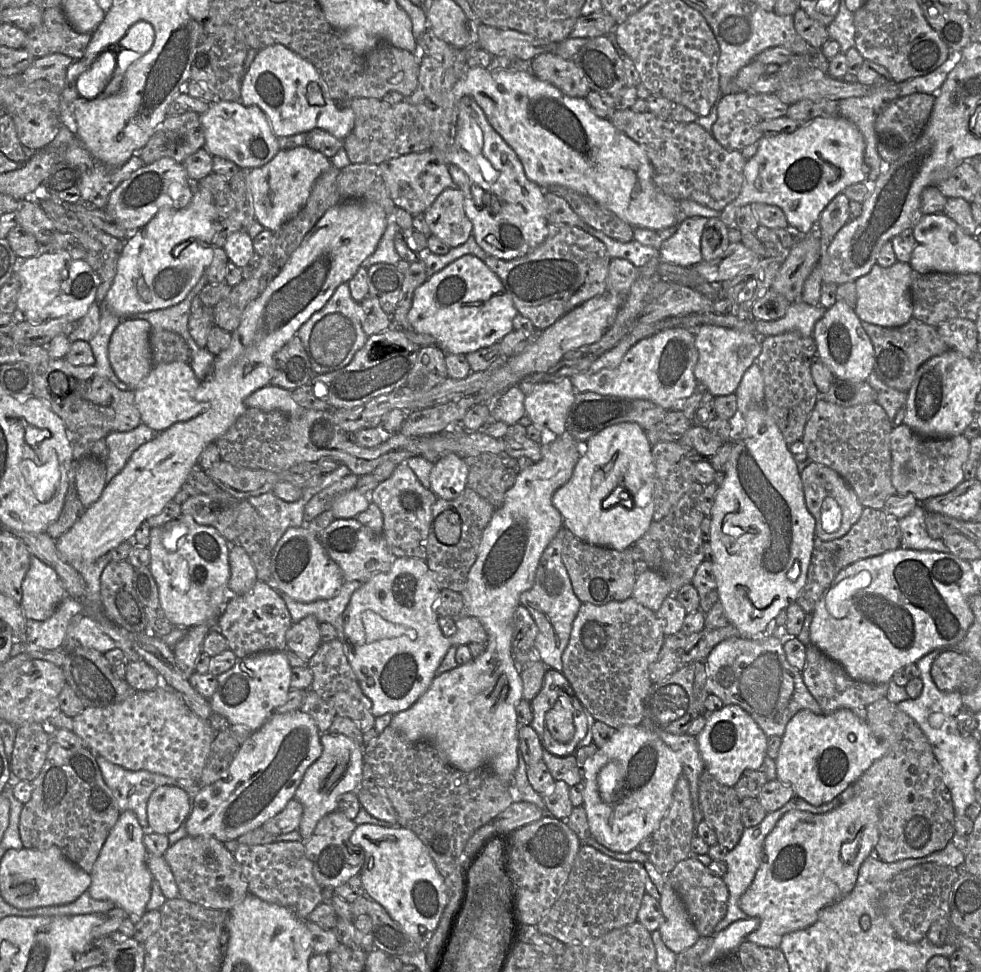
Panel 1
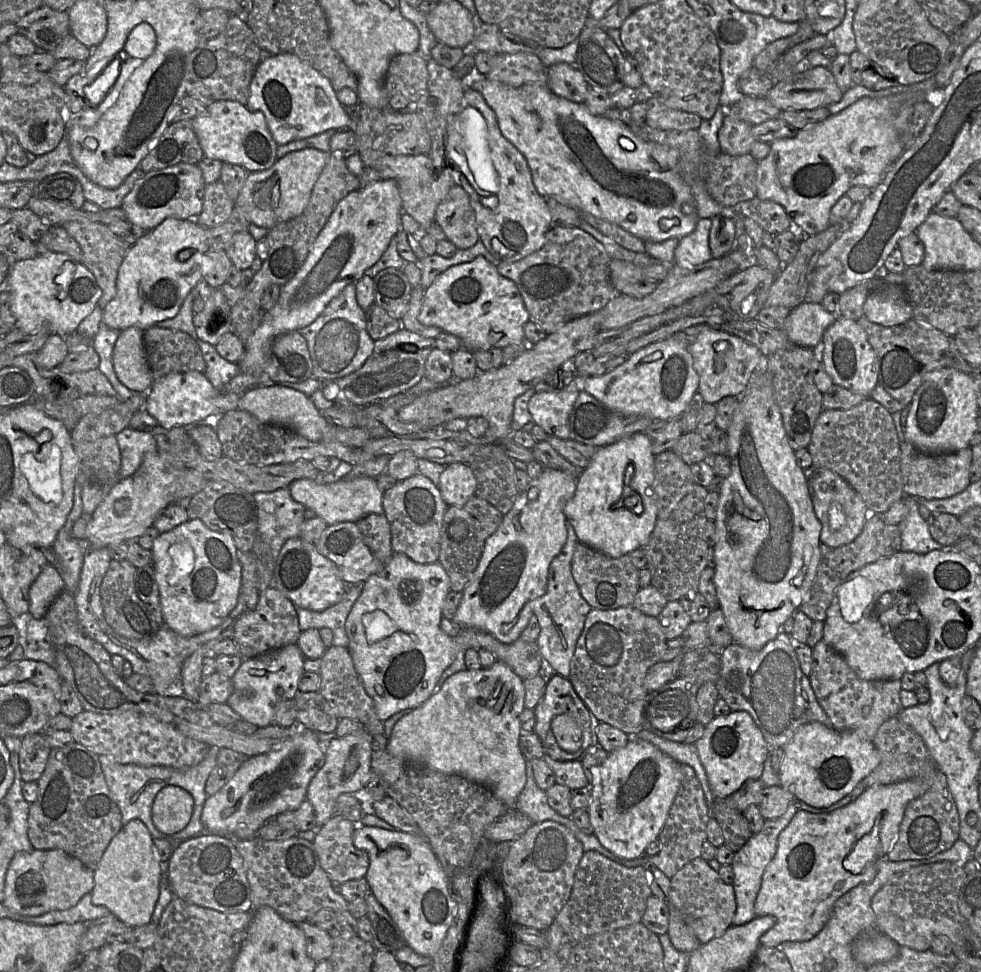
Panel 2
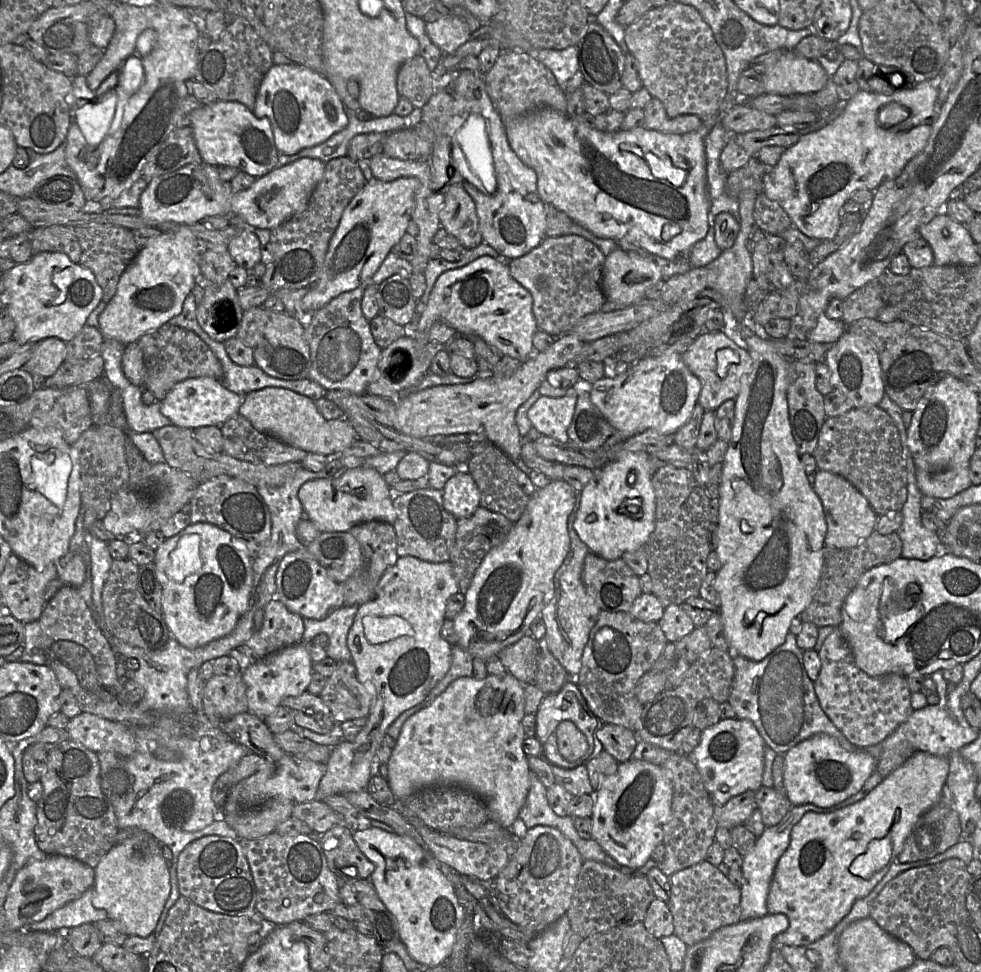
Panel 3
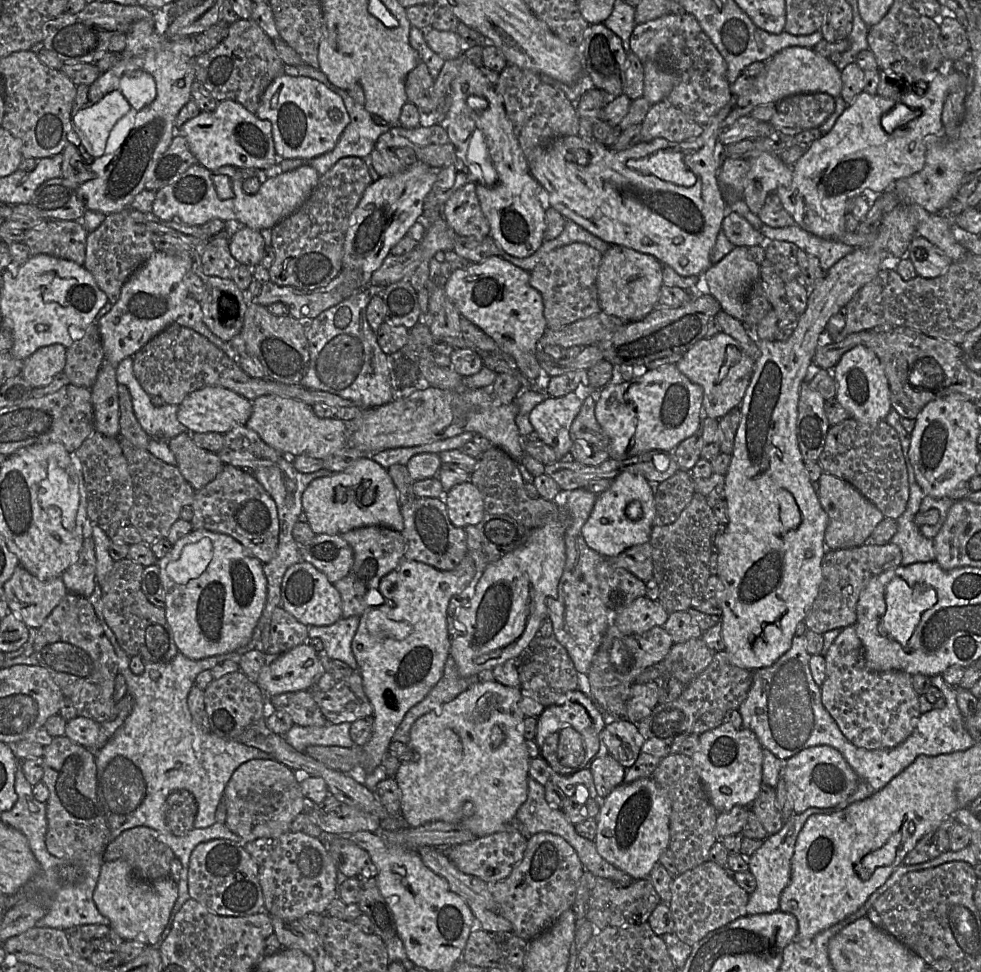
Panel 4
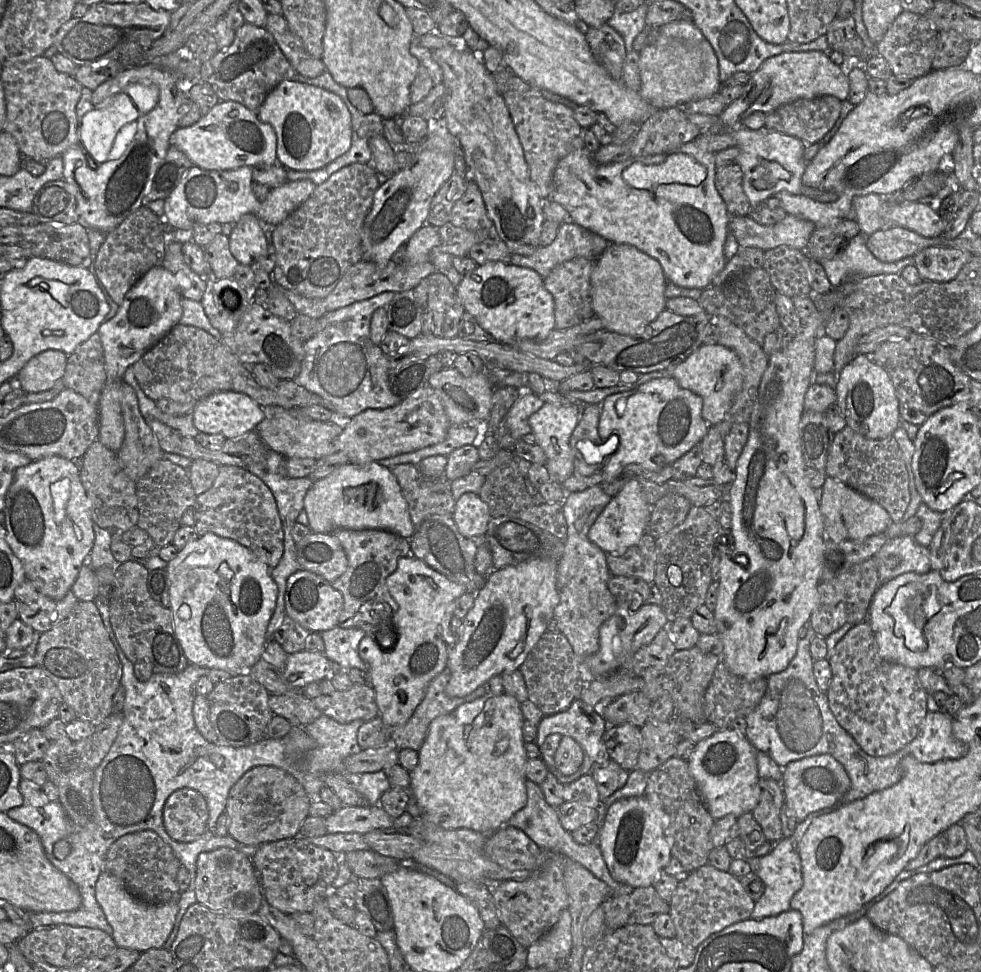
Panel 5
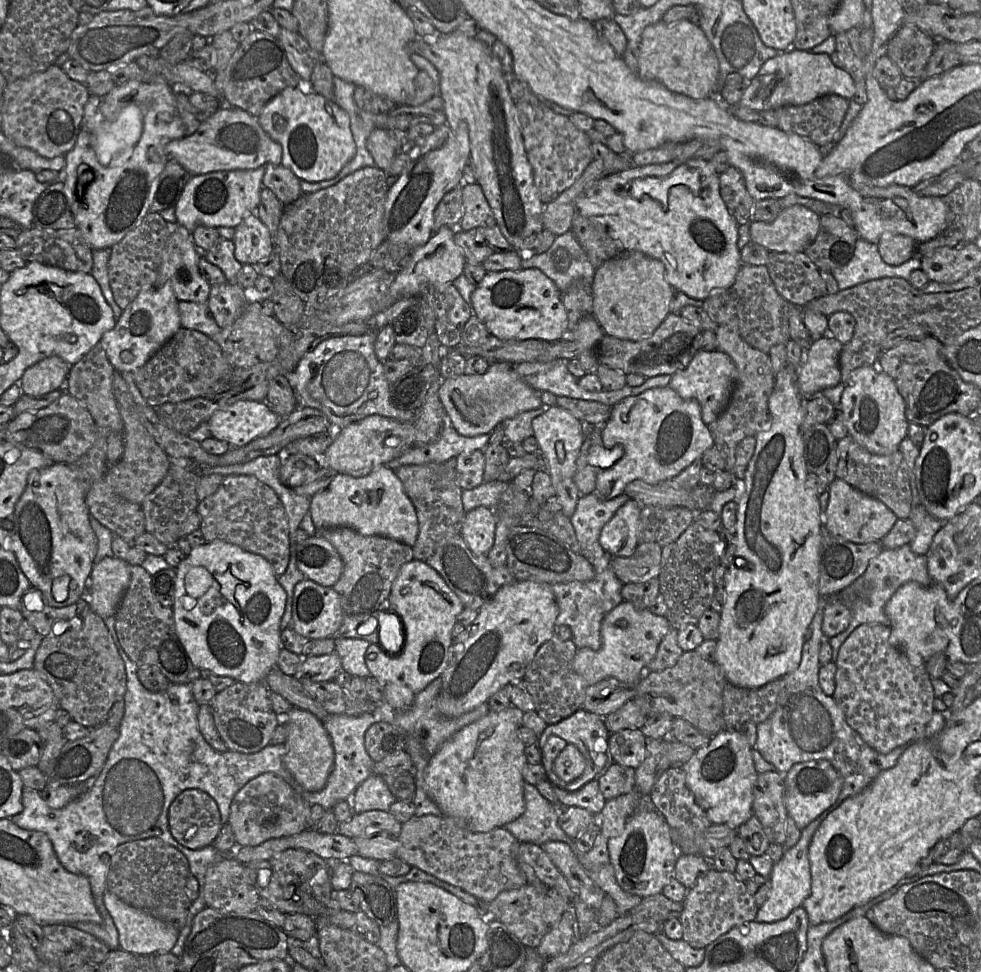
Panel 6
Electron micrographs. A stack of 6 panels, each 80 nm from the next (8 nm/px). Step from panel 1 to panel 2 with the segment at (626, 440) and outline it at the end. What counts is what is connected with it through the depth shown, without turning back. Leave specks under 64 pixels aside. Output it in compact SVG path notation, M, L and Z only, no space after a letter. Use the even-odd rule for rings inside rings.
M643 432L634 433L597 448L588 466L581 470L576 479L573 497L563 508L566 519L572 525L579 542L613 558L640 549L647 542L658 519L654 459L651 442Z

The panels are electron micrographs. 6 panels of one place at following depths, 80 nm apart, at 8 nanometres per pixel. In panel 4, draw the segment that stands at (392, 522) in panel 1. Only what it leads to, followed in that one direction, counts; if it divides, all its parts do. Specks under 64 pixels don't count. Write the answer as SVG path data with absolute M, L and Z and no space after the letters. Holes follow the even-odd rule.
M415 497L401 506L404 528L401 532L406 550L404 558L428 564L438 570L454 570L466 557L467 541L464 529L452 524L443 498Z

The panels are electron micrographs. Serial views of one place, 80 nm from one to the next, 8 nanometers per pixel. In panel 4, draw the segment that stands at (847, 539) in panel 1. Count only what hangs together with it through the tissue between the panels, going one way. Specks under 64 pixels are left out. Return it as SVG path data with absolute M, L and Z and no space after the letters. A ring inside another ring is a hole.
M888 542L883 545L864 543L846 549L828 549L822 560L822 581L818 595L804 621L810 630L824 634L836 628L855 625L857 603L867 584L875 576L901 565L899 546Z

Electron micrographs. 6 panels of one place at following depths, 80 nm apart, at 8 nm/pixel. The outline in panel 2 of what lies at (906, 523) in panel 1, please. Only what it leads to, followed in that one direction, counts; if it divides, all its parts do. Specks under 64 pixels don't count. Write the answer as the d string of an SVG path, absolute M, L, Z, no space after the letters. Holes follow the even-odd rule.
M908 495L905 498L909 511L898 525L901 533L901 551L917 554L926 554L933 550L947 551L947 547L932 538L927 521L919 513L920 500Z

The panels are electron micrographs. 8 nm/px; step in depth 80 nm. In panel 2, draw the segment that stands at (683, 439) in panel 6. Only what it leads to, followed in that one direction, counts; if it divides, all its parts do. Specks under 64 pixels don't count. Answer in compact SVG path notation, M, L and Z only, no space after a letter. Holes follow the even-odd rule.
M666 339L639 349L617 368L601 376L587 376L584 391L609 408L631 416L652 420L678 418L698 391L699 376L684 342Z

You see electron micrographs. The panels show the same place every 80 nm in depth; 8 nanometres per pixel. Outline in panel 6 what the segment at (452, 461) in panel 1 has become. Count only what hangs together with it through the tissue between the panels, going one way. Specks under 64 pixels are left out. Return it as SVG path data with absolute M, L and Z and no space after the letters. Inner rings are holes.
M480 506L465 514L460 534L474 554L486 556L494 545L495 531L494 511Z

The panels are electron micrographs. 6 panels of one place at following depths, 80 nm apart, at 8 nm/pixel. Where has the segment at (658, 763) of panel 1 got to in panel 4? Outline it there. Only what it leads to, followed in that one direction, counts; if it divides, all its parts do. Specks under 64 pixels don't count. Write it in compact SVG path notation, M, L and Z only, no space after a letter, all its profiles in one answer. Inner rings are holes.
M651 777L622 783L601 799L594 842L598 853L634 880L648 878L661 854L668 849L670 800Z

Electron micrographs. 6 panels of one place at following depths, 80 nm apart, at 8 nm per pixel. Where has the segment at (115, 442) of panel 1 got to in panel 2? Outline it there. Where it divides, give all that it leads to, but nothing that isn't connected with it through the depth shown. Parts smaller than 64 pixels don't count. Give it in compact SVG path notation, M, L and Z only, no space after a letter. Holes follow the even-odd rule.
M128 427L116 434L116 439L121 452L120 479L132 476L146 454L158 452L156 440L147 430Z

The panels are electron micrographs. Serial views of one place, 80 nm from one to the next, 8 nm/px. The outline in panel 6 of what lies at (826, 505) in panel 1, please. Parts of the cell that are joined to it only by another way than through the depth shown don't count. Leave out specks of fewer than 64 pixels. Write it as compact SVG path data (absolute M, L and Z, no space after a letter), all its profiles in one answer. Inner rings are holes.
M839 478L834 479L828 485L828 491L829 502L827 510L824 514L822 513L822 525L825 525L829 532L835 537L858 544L881 542L898 520L898 517L893 511L891 511L882 501L861 492Z

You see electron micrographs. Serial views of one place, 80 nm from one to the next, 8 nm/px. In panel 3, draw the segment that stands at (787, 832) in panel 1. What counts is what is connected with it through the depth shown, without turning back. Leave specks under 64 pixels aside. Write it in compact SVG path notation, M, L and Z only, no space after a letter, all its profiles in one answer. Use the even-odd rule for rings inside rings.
M918 751L860 801L829 813L803 815L793 827L789 845L777 862L767 897L768 914L784 914L789 919L788 928L775 936L774 948L805 946L817 941L850 912L857 900L874 889L891 865L899 863L897 857L920 817L939 801L948 773L946 757Z

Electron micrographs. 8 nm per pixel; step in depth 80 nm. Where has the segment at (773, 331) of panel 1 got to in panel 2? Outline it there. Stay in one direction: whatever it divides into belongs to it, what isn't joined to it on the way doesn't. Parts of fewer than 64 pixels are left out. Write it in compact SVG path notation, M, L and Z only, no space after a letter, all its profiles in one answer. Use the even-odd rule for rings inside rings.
M804 301L790 310L783 330L794 344L819 350L824 332L837 317L821 303Z

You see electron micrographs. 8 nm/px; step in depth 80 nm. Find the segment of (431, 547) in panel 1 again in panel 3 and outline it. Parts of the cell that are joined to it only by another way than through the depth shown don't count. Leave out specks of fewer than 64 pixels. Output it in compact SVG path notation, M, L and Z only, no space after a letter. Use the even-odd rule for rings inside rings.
M479 506L472 516L456 520L457 530L449 563L458 584L459 592L465 594L487 553L505 542L513 522L504 515Z

